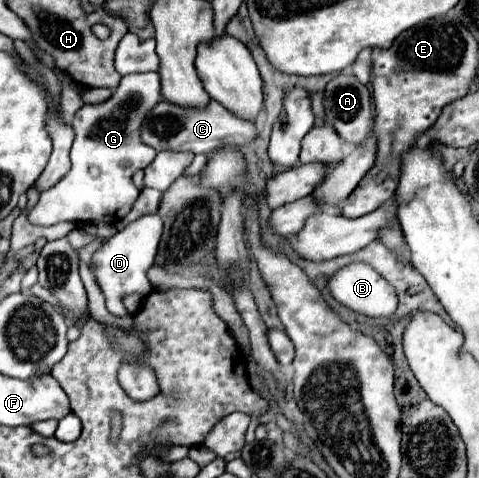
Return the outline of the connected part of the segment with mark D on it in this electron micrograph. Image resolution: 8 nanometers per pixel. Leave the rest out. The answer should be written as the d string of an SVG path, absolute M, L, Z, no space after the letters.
M143 215L137 221L129 223L123 231L113 235L109 241L103 241L103 245L93 255L95 277L97 277L97 283L99 283L105 299L107 299L107 311L111 315L131 317L129 311L123 307L121 299L129 293L141 293L141 295L151 293L153 287L151 287L145 273L153 265L153 259L157 255L161 231L163 231L163 223L161 223L159 215Z

